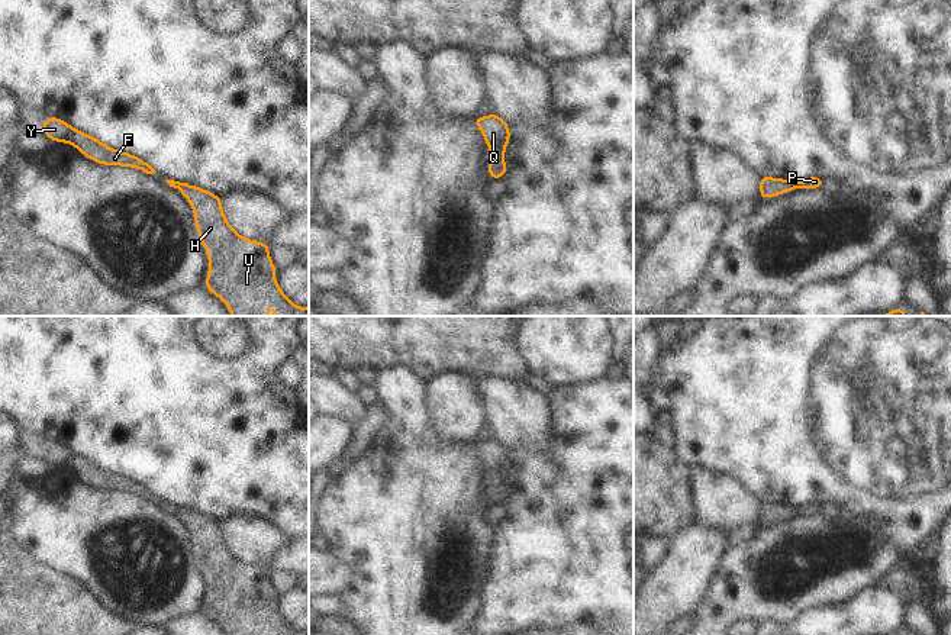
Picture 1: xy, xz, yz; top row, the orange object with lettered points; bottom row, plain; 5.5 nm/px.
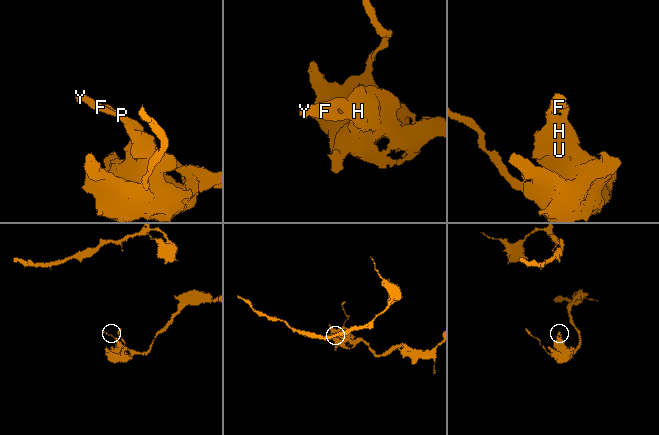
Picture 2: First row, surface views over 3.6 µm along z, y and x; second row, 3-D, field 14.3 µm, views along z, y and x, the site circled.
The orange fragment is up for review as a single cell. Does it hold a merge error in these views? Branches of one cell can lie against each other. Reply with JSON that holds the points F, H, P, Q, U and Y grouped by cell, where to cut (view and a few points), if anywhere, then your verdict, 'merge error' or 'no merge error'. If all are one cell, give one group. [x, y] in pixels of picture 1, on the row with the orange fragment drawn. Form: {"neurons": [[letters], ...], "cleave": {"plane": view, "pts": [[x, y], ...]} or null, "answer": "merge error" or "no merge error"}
{"neurons": [["F", "H", "P", "Q", "U", "Y"]], "cleave": null, "answer": "no merge error"}

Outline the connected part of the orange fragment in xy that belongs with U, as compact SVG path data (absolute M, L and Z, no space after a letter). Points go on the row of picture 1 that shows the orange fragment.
M165 181L187 199L194 212L194 225L209 258L209 273L203 287L217 296L232 316L267 316L264 312L267 307L274 307L275 316L309 316L309 306L296 306L277 284L277 267L270 258L270 244L239 235L226 220L220 196L199 186Z

